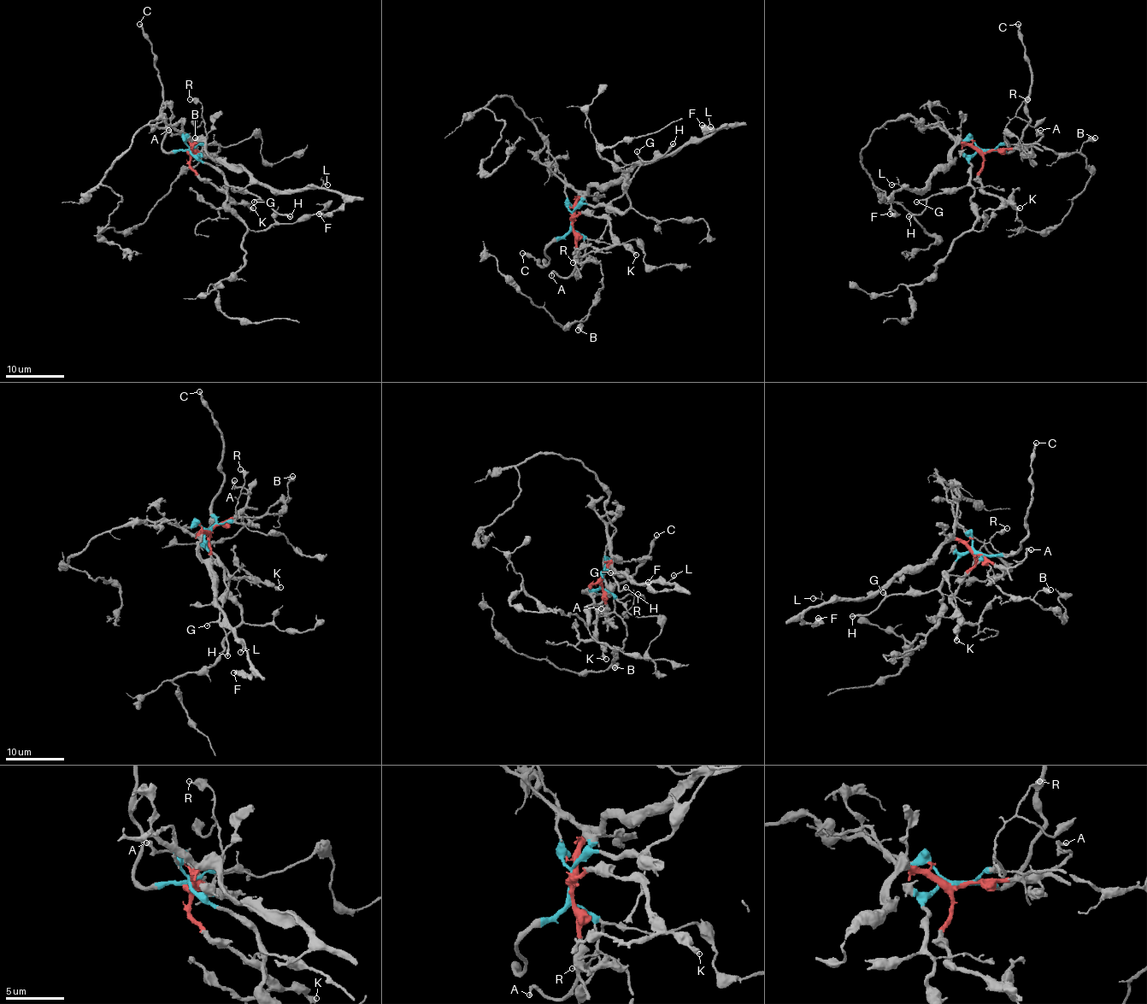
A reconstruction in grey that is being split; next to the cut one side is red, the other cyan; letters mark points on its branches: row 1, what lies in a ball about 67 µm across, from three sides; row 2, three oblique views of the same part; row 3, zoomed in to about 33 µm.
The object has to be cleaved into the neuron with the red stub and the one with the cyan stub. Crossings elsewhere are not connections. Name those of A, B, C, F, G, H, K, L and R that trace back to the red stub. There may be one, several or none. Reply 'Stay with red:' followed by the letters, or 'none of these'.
Stay with red: A, F, K, L

